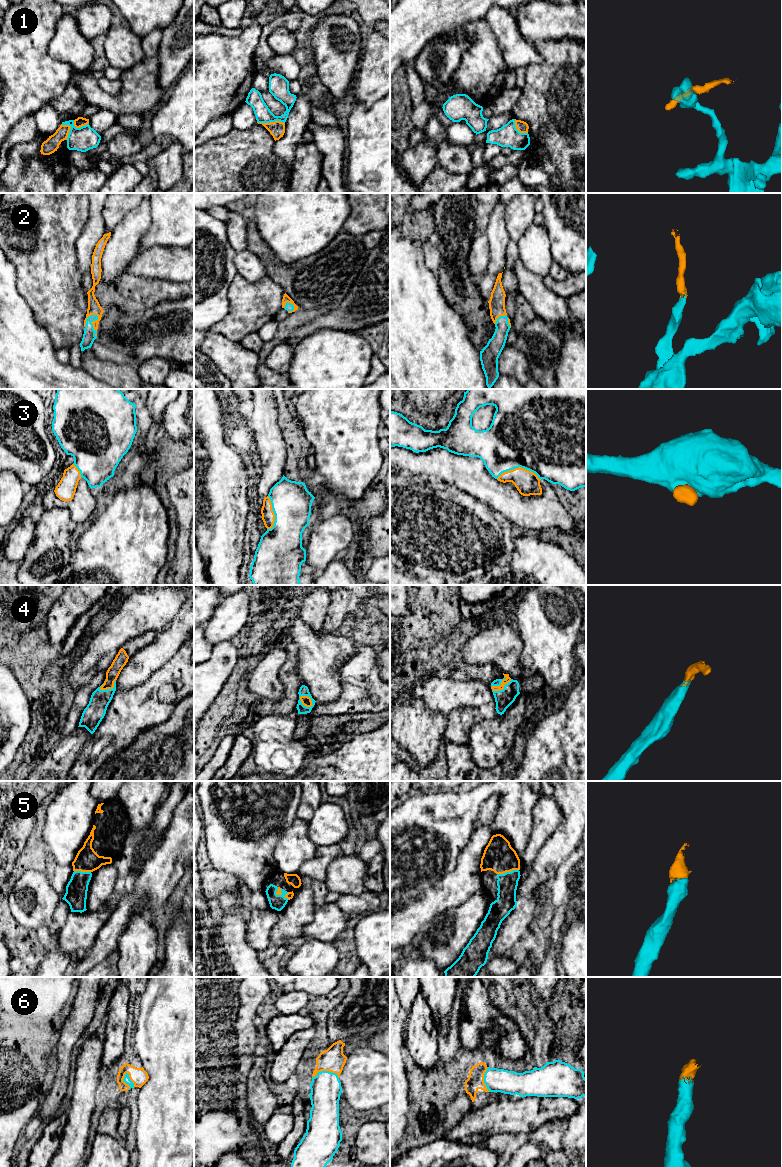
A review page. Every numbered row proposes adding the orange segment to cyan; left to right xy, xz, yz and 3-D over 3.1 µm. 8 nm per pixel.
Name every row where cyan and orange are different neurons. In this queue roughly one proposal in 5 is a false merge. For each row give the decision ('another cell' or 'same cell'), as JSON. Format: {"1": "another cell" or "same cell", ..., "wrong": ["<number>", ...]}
{"1": "another cell", "2": "same cell", "3": "same cell", "4": "same cell", "5": "same cell", "6": "same cell", "wrong": ["1"]}

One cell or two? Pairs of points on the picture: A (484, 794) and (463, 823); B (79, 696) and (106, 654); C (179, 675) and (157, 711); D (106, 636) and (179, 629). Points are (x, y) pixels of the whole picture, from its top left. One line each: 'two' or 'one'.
A: one
B: two
C: one
D: two

